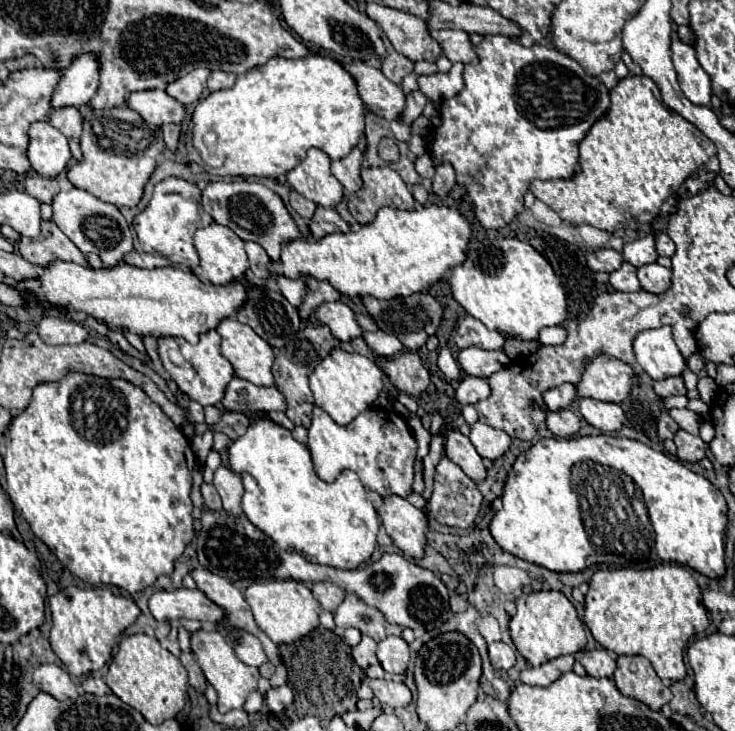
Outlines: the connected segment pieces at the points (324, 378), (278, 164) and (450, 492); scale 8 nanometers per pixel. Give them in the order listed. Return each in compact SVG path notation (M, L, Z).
M335 348L325 360L317 364L313 374L309 376L309 386L315 398L315 404L323 408L337 424L349 424L361 412L373 406L377 396L383 390L383 372L375 366L373 360L361 354L349 354L341 348Z
M321 54L299 60L271 58L267 64L237 76L231 88L211 92L195 106L191 116L193 146L197 148L197 160L209 174L279 180L305 158L309 148L323 150L331 160L345 158L363 134L363 118L365 106L357 94L355 80L333 58Z
M441 458L435 468L435 486L429 500L431 514L447 526L453 528L471 528L483 496L477 490L475 482L453 464L449 458Z

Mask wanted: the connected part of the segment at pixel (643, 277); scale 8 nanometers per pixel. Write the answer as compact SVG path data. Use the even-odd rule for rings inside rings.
M657 262L645 264L645 266L637 268L637 278L639 278L643 290L659 294L659 292L665 292L671 284L671 268L665 268Z

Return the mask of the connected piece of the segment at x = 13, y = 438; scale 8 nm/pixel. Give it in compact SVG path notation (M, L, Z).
M69 372L59 382L45 382L33 390L31 404L17 414L9 424L9 444L5 454L5 470L7 470L7 494L15 506L15 510L29 522L33 534L41 538L51 552L57 554L59 560L65 560L65 566L77 578L99 586L99 584L113 584L127 592L139 592L151 586L161 574L171 574L175 560L183 554L185 546L193 540L193 504L191 504L191 486L193 486L193 468L195 468L195 454L191 452L189 440L183 432L163 414L163 410L137 386L125 380L111 380L99 376L87 376L79 372Z

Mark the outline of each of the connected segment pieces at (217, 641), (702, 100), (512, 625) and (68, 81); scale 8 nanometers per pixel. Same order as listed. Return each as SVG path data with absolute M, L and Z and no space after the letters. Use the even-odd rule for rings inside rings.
M201 628L197 632L191 634L191 650L197 658L197 664L201 666L207 682L217 690L217 708L219 712L227 712L227 710L233 710L233 708L243 708L247 696L257 690L257 678L255 678L255 672L243 664L233 648L225 642L225 636L217 630L217 628Z
M673 40L671 52L673 52L673 66L675 66L677 80L679 80L683 94L693 104L709 106L711 104L711 80L707 72L701 68L693 46L681 40Z
M531 592L517 600L517 614L509 622L509 632L515 648L531 664L539 666L561 654L577 654L585 648L585 624L577 616L575 606L561 592Z
M79 54L77 58L73 58L73 62L65 70L65 76L61 78L61 82L53 94L51 106L79 108L79 106L91 102L91 98L99 86L99 68L101 68L101 62L97 62L97 58L93 58L93 54Z

